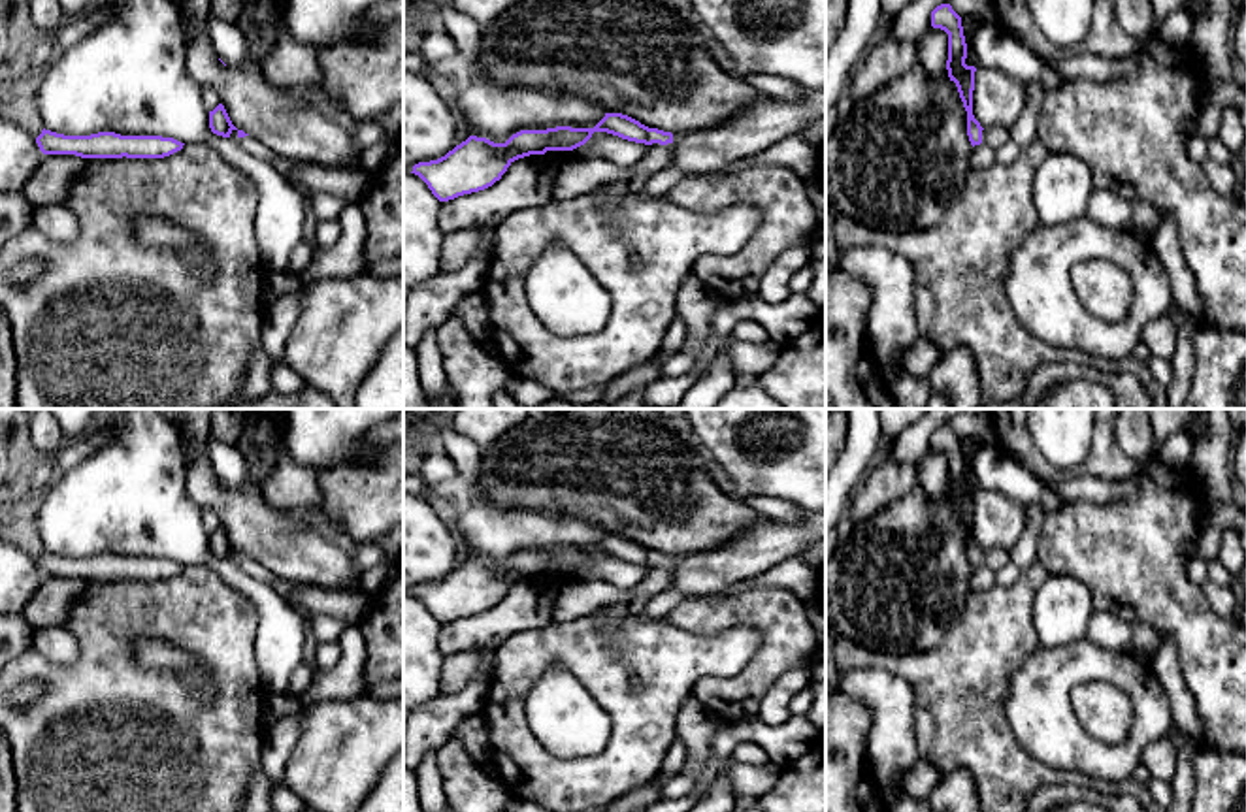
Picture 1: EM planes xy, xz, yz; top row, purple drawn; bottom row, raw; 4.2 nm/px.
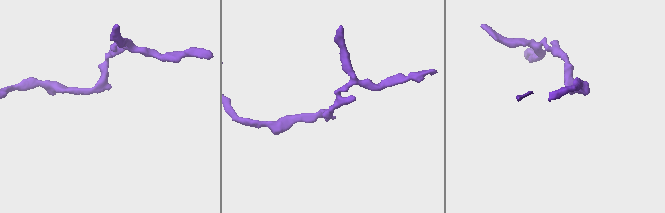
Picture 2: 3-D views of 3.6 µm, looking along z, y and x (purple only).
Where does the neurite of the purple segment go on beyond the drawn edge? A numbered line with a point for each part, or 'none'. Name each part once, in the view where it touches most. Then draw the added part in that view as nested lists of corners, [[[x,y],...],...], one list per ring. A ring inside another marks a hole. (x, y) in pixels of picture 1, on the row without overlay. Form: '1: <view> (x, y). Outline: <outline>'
1: xz (658, 579). Outline: [[[673,556],[667,567],[652,565],[648,575],[635,586],[635,597],[626,605],[630,614],[643,616],[643,609],[650,597],[671,588],[673,567],[680,556]]]

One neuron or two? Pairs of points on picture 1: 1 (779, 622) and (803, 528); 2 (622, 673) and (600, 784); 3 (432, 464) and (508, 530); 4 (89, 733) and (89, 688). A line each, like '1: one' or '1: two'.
1: two
2: one
3: two
4: one

